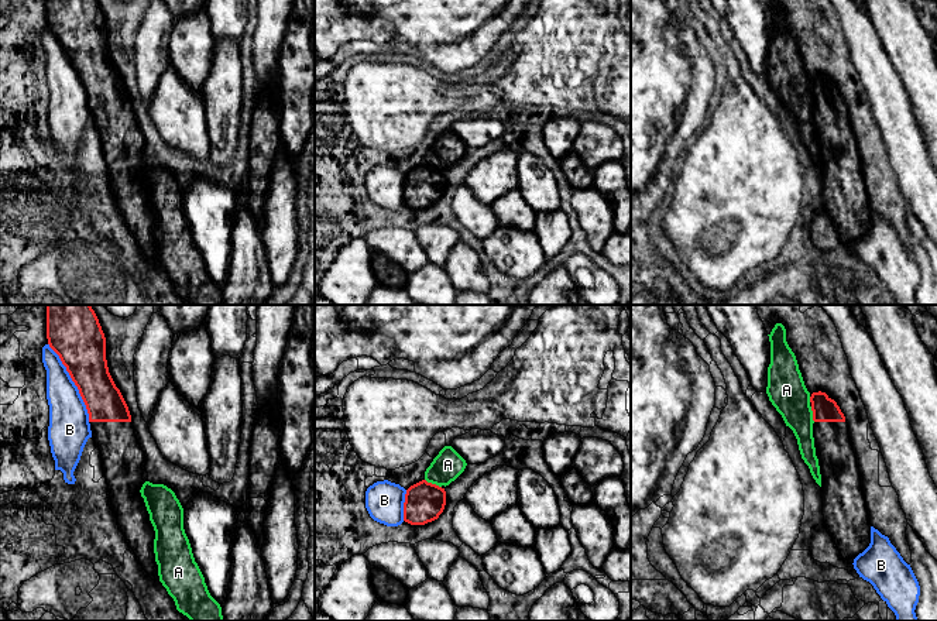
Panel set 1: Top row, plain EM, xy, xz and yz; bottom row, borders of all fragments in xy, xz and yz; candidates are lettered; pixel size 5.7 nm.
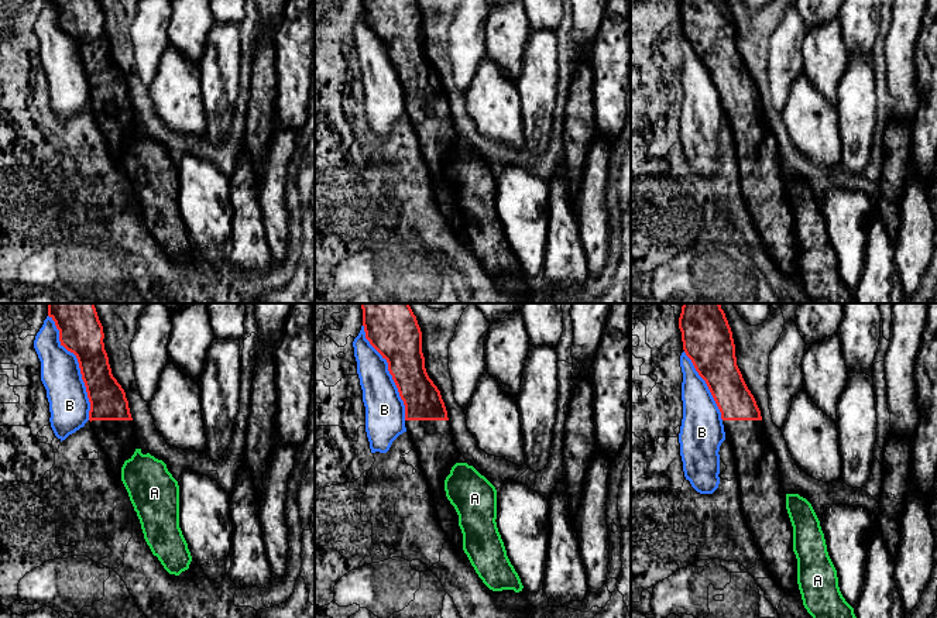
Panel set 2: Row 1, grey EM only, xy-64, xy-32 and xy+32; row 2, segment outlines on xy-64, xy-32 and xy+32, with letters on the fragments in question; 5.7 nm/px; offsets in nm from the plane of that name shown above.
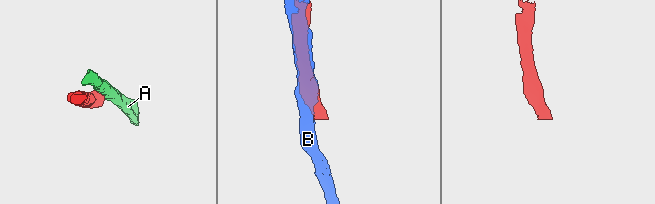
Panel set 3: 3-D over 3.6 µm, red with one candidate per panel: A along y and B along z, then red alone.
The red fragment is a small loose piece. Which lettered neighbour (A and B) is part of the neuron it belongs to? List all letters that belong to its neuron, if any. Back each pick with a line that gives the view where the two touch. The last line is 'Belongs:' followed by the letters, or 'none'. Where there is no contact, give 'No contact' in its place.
Belongs: none

